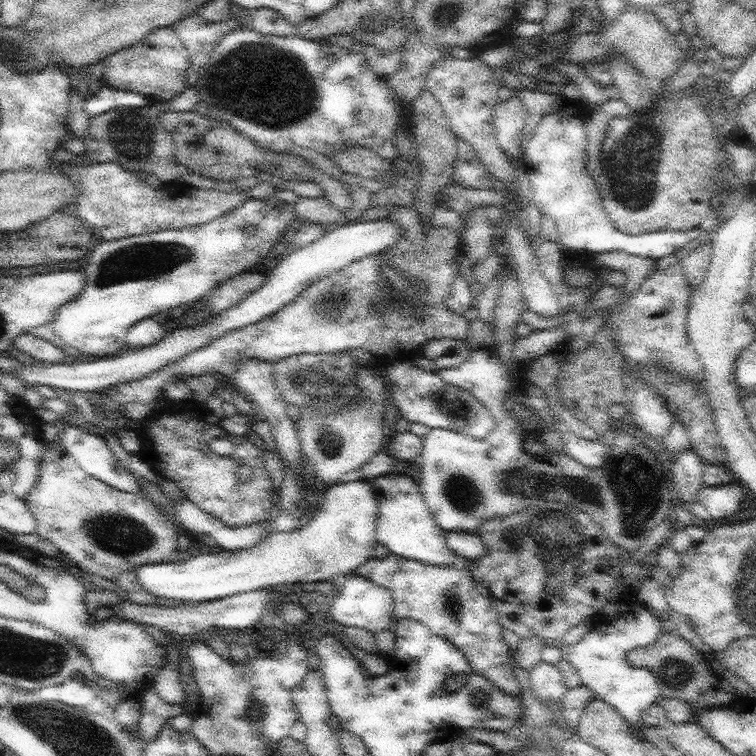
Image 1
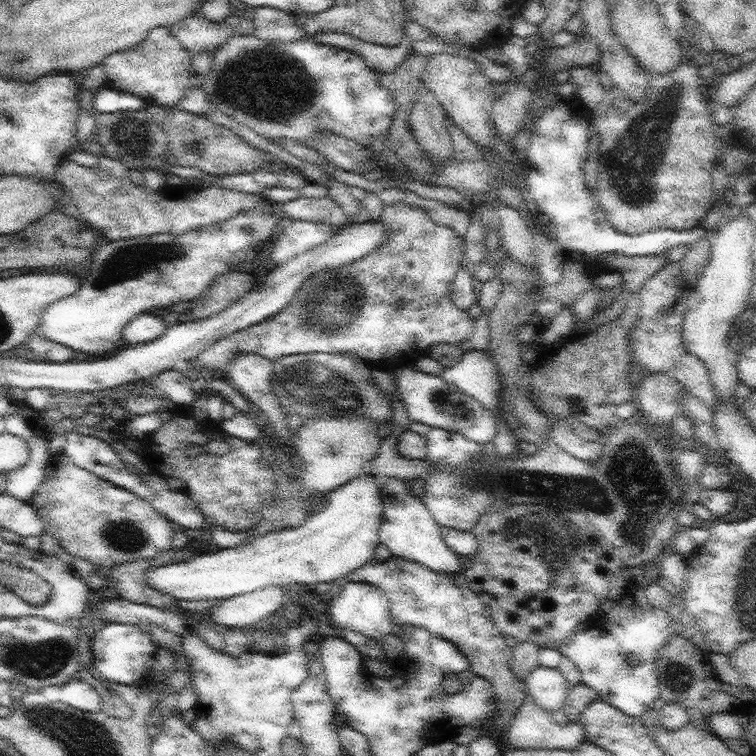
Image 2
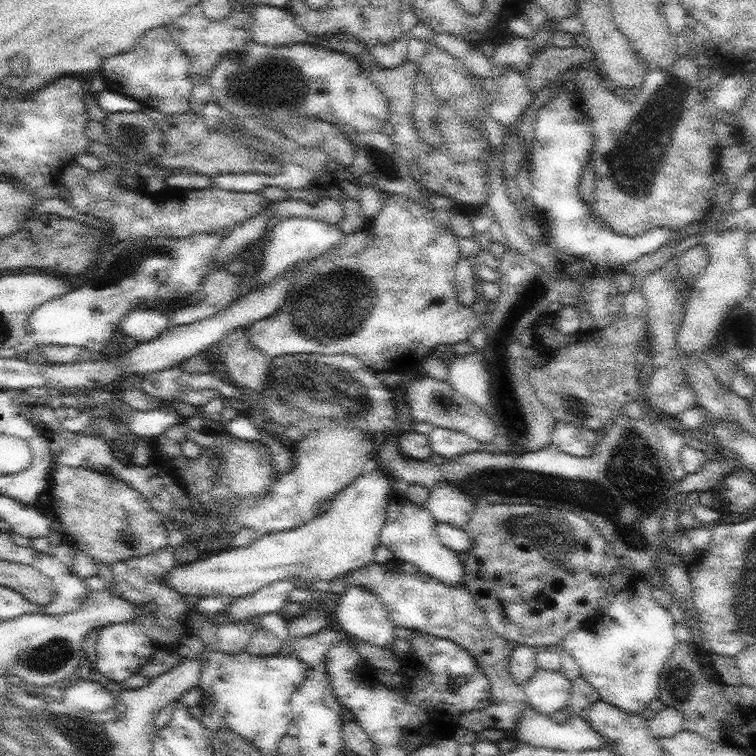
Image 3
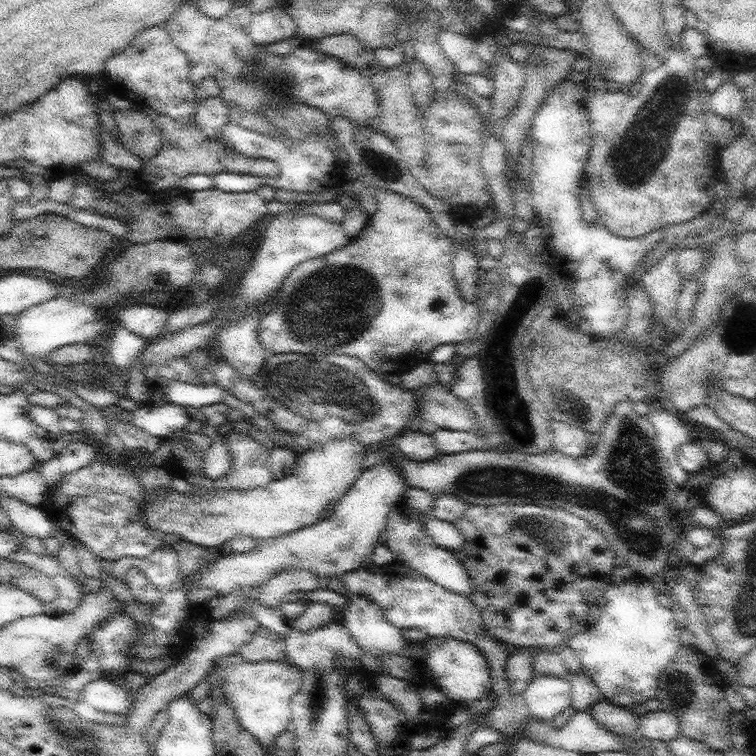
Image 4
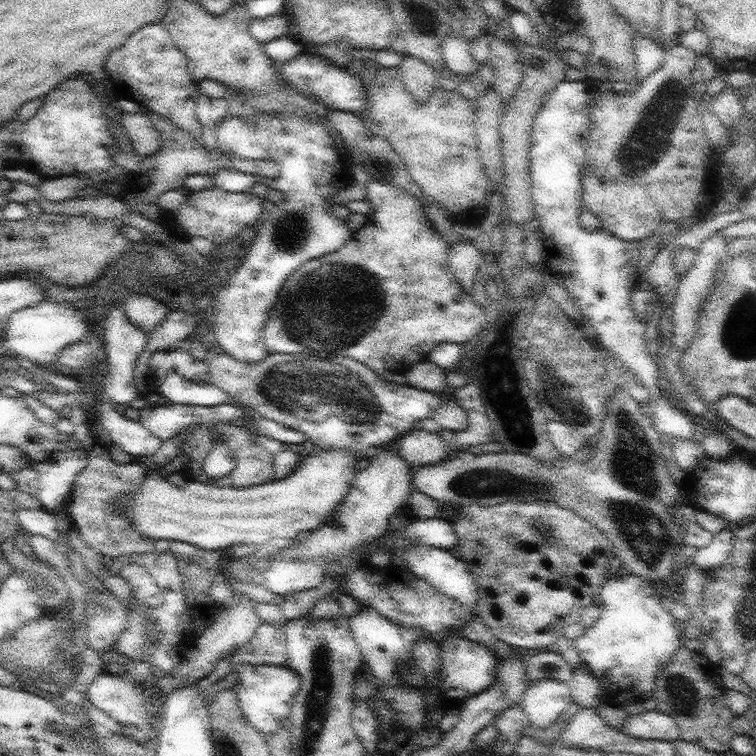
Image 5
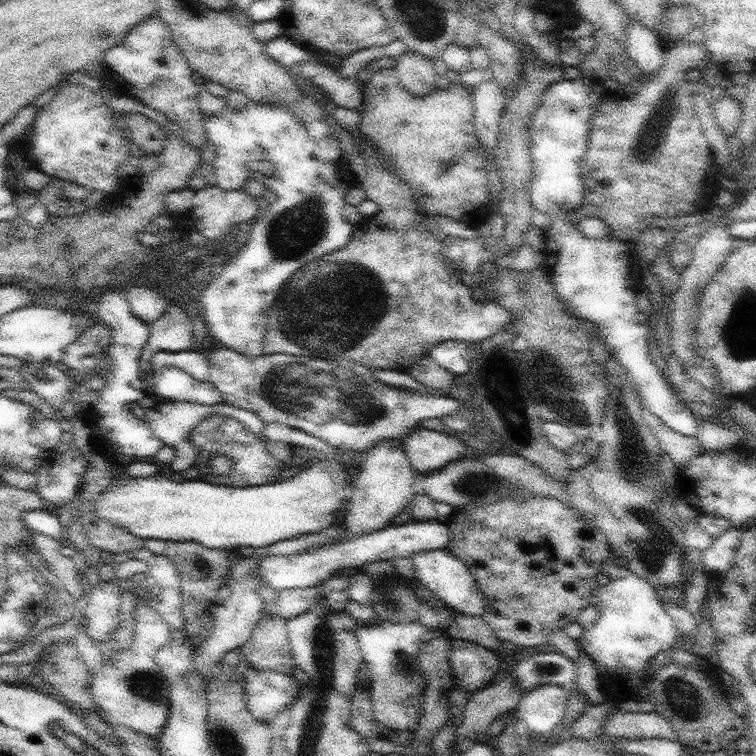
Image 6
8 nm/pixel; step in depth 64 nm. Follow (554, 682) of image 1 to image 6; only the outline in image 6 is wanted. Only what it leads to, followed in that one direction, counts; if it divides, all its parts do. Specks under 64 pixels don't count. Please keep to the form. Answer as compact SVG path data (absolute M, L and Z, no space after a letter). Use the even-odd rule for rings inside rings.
M542 684L524 693L515 710L530 732L546 736L548 732L565 726L563 723L570 694L569 688L565 690L558 684Z

